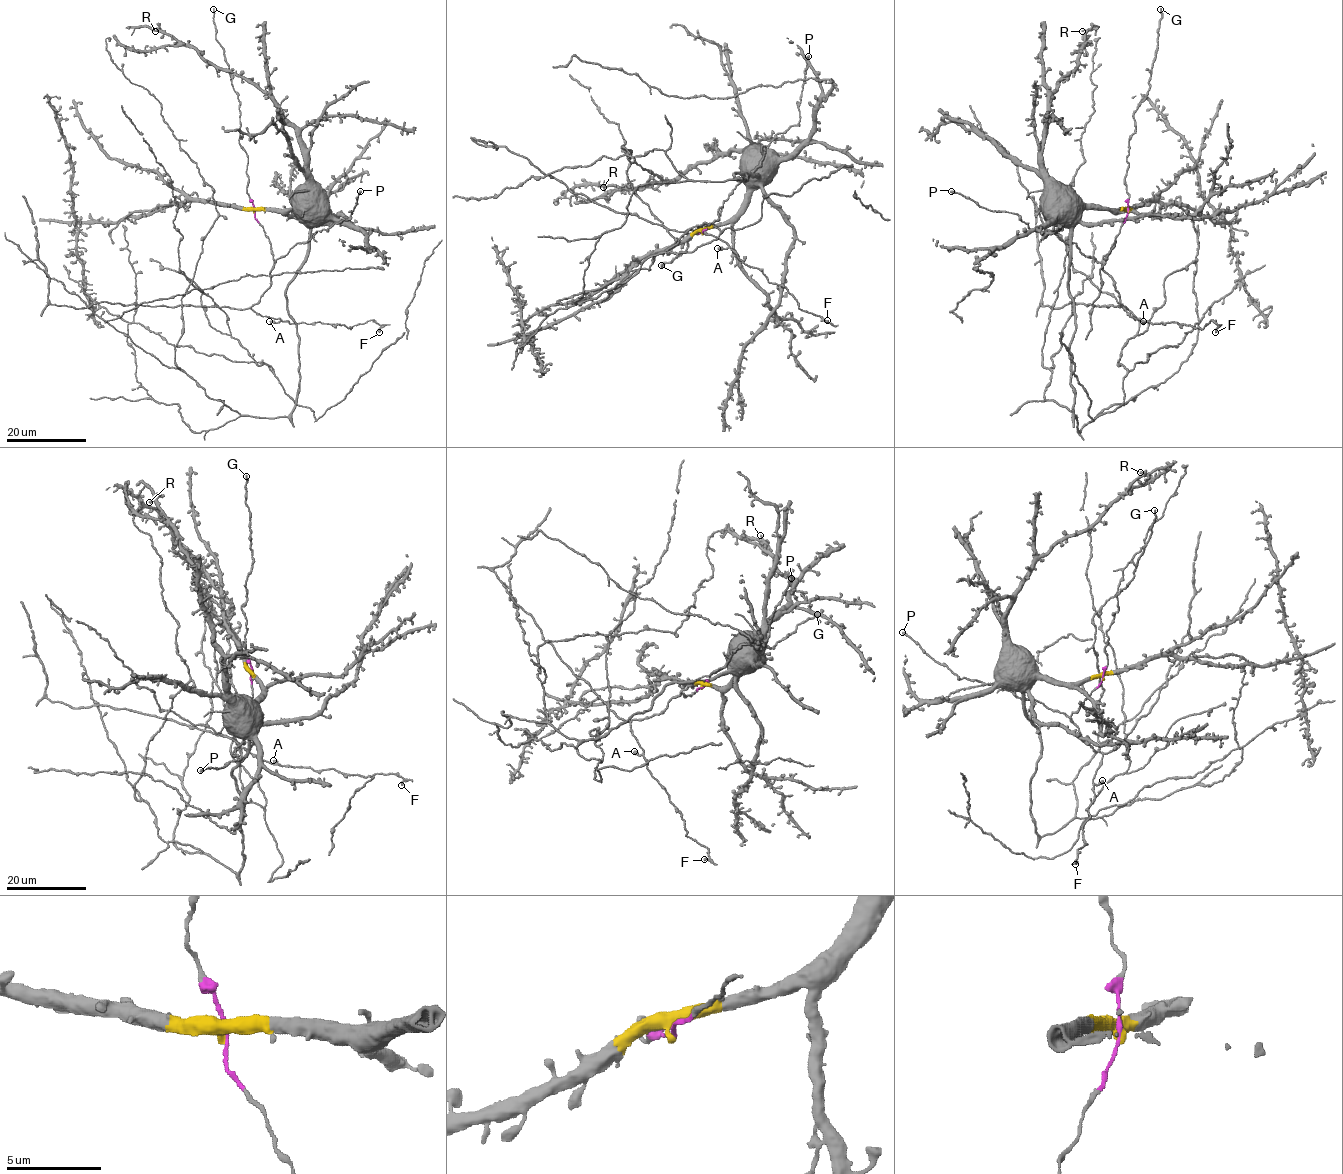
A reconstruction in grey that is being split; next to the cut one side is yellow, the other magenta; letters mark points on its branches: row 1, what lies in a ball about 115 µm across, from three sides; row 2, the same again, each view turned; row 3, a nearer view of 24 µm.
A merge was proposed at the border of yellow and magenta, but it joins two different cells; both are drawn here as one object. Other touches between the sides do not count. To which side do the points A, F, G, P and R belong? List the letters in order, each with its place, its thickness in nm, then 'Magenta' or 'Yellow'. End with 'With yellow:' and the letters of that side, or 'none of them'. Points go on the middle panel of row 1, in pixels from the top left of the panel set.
A: Place: (717, 248). Thickness 550 nm. Magenta
F: Place: (827, 320). Thickness 320 nm. Magenta
G: Place: (661, 265). Thickness 240 nm. Magenta
P: Place: (808, 56). Thickness 400 nm. Magenta
R: Place: (603, 187). Thickness 180 nm. Yellow
With yellow: R

